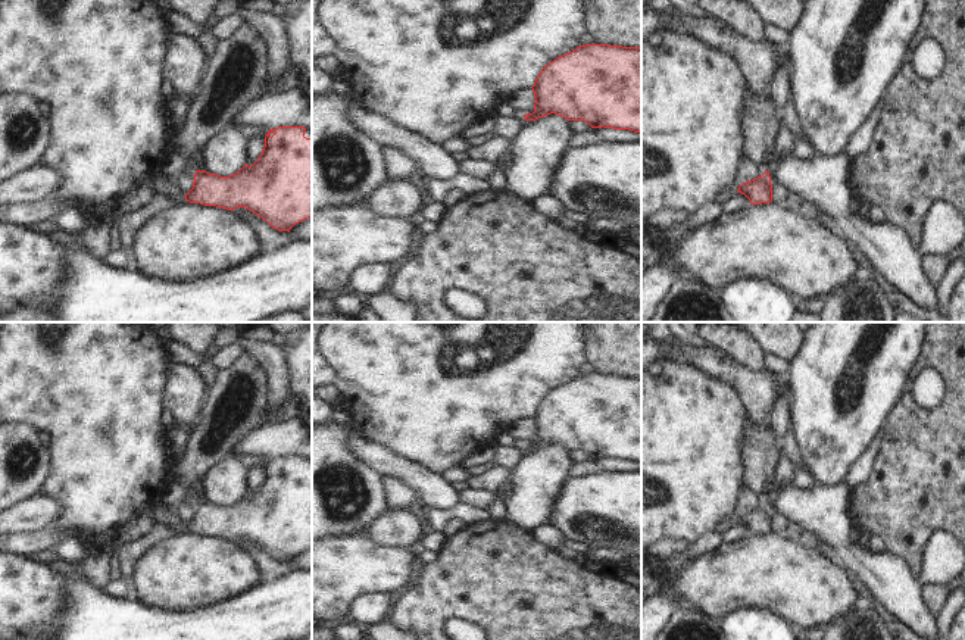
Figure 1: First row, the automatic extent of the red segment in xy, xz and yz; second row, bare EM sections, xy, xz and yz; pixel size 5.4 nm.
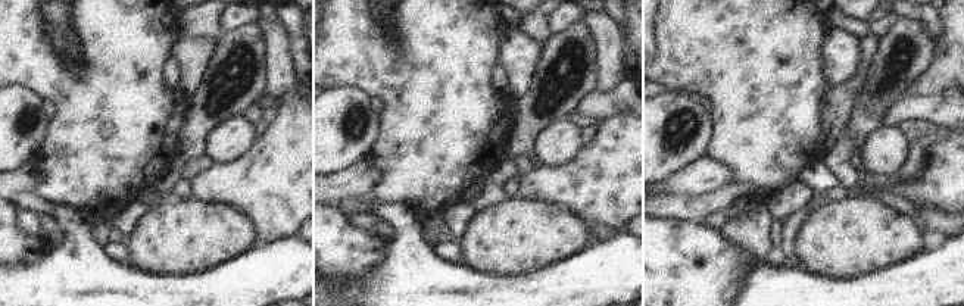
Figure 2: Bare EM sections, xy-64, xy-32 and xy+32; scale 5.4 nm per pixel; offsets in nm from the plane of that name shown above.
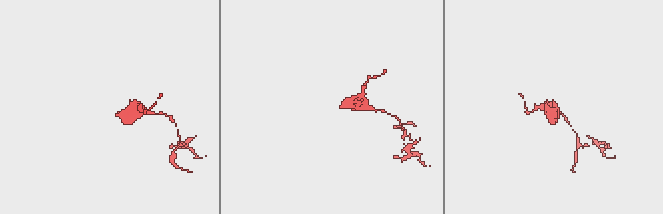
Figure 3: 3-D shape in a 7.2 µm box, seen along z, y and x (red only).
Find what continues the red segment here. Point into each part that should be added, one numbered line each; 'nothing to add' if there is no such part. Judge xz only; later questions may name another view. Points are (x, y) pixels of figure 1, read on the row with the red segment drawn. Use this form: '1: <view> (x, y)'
nothing to add

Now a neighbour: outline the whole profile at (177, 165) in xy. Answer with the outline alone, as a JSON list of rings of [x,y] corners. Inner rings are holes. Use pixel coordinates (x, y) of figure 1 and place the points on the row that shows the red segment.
[[[172,149],[162,168],[162,172],[166,177],[175,177],[181,191],[188,193],[193,188],[196,174],[194,163],[184,157],[179,152]]]

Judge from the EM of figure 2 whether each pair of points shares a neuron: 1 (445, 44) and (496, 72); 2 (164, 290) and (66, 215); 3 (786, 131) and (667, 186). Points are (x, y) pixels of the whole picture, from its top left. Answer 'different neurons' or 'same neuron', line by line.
1: different neurons
2: same neuron
3: different neurons

